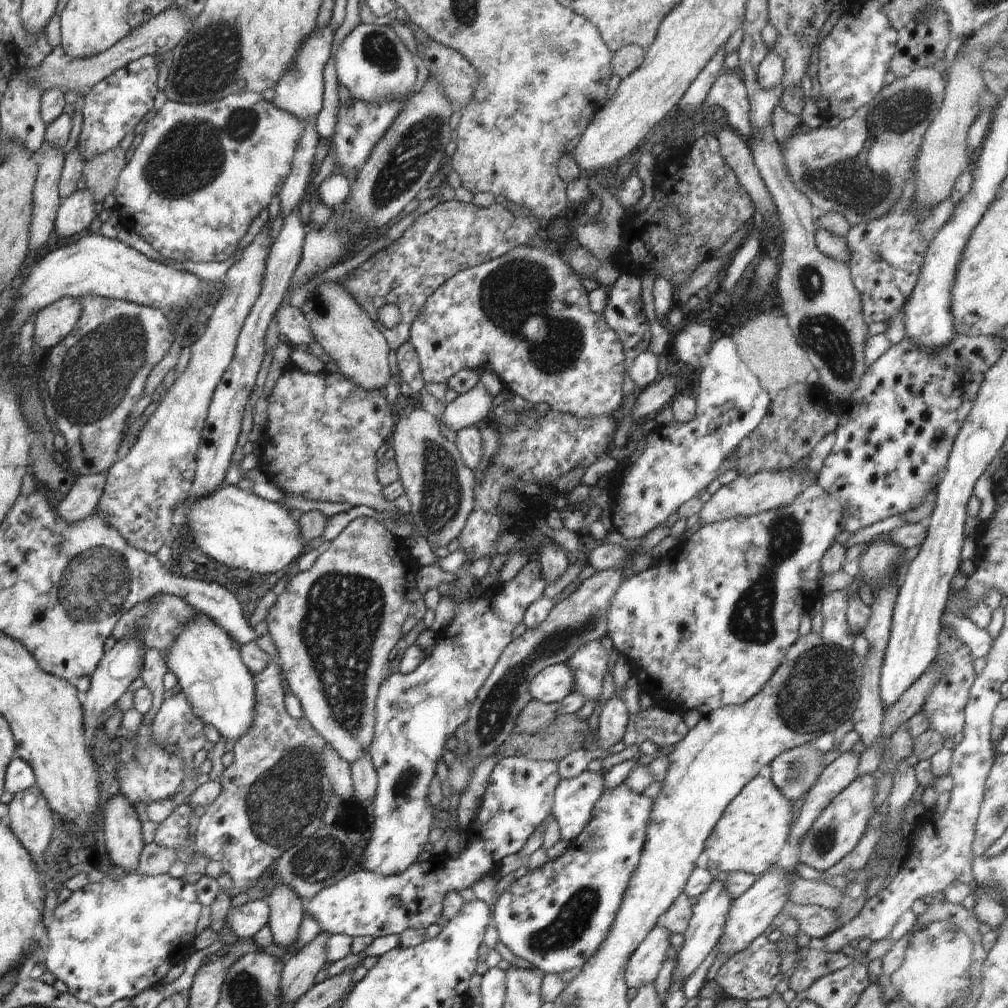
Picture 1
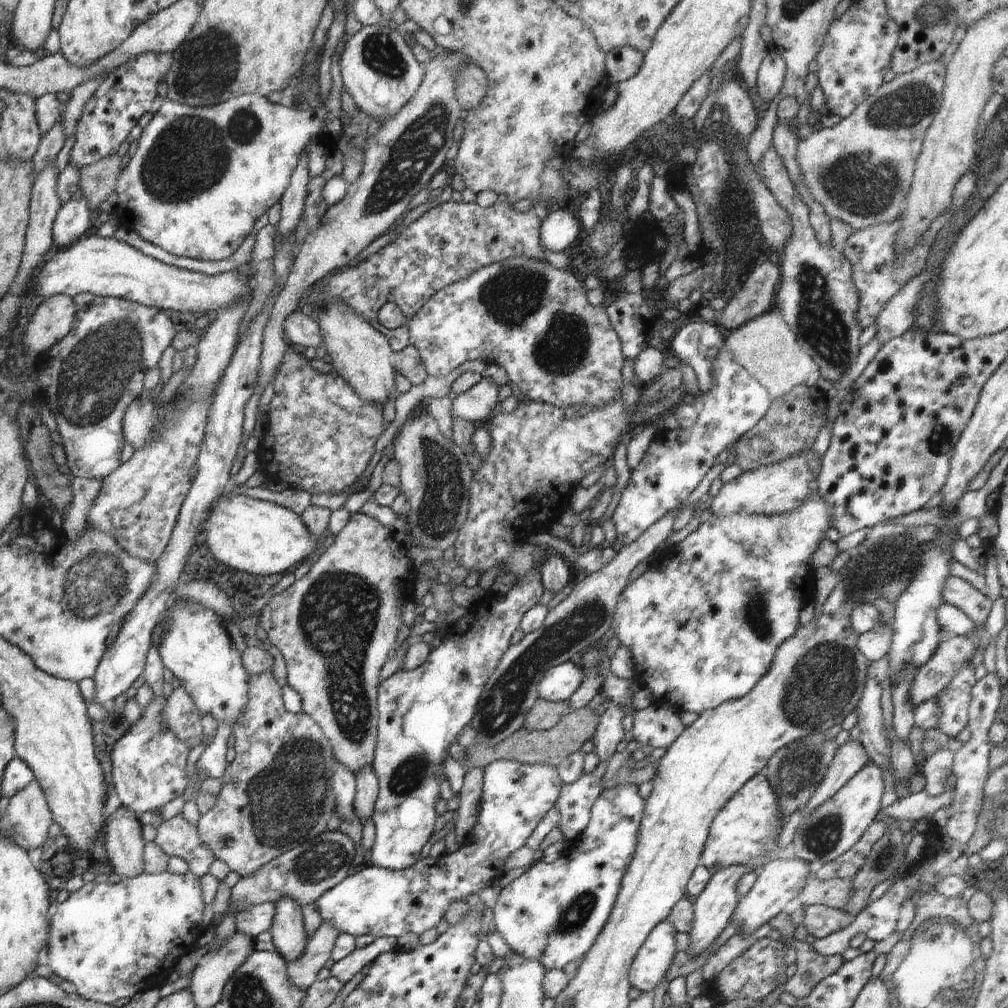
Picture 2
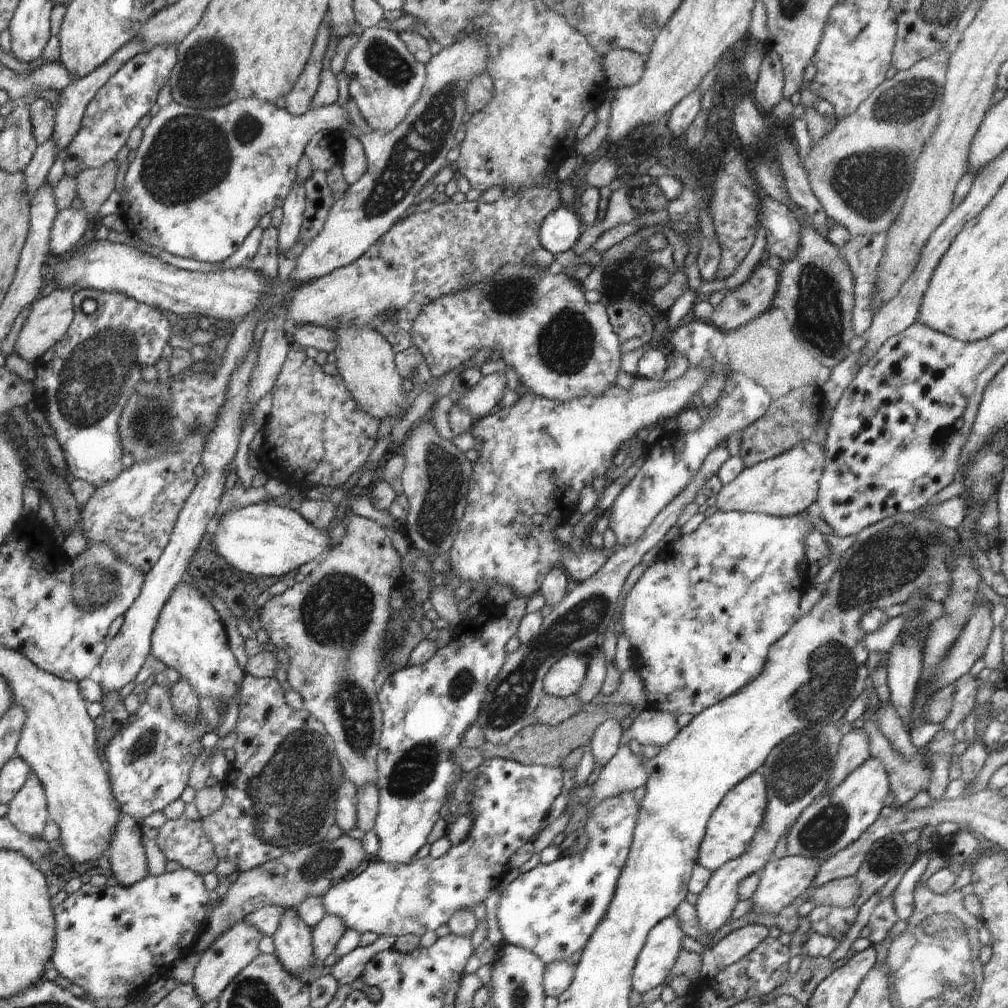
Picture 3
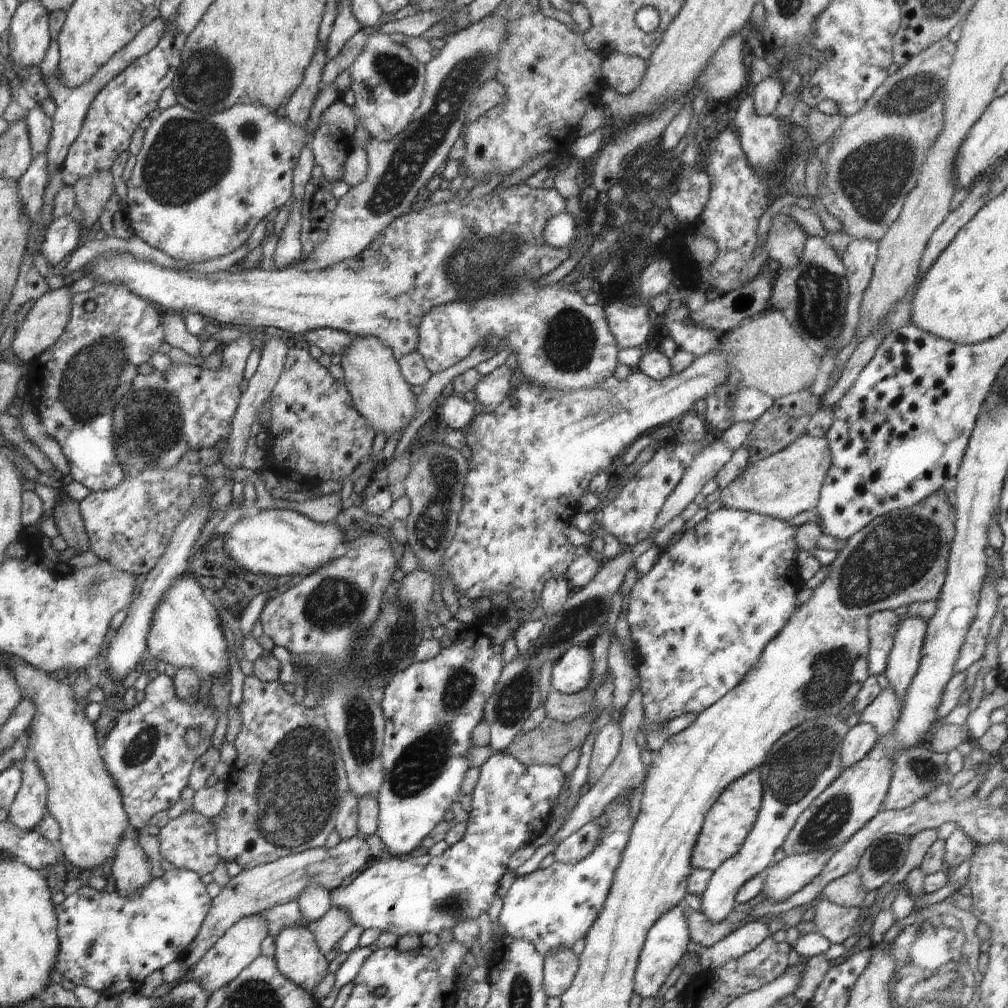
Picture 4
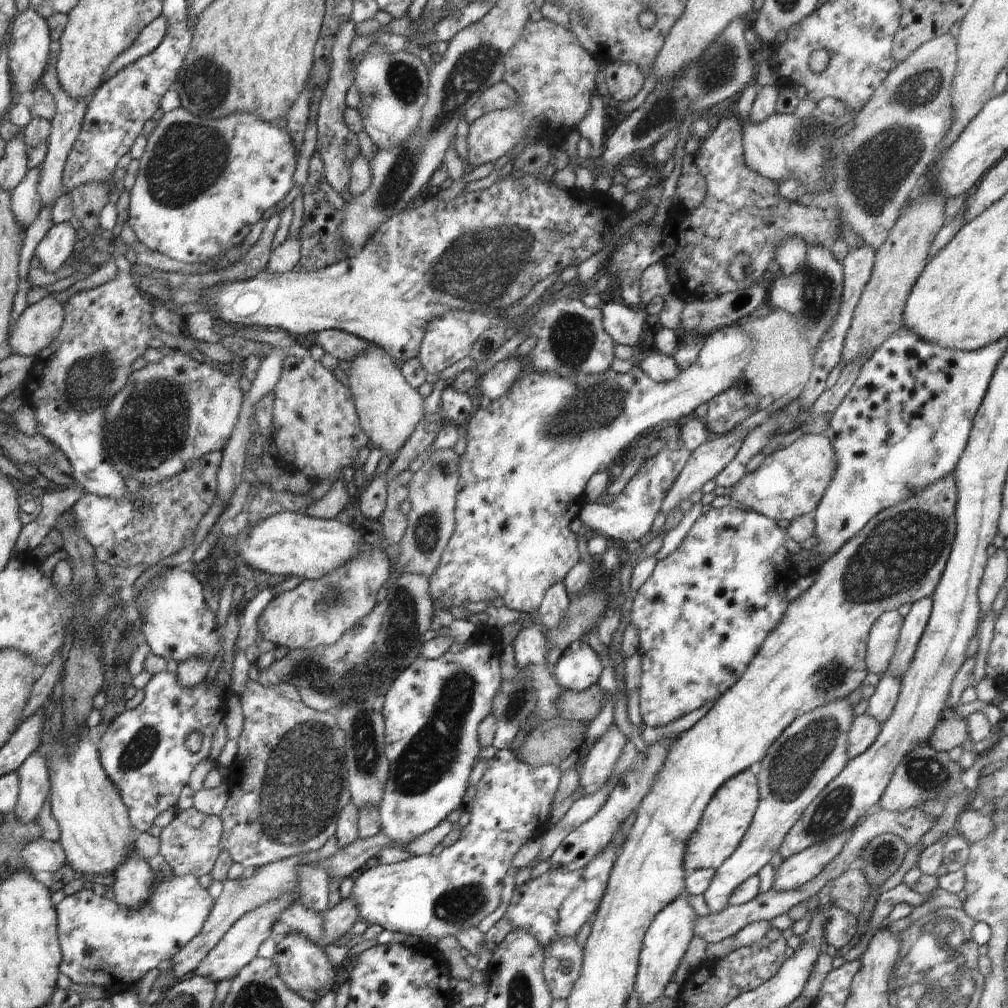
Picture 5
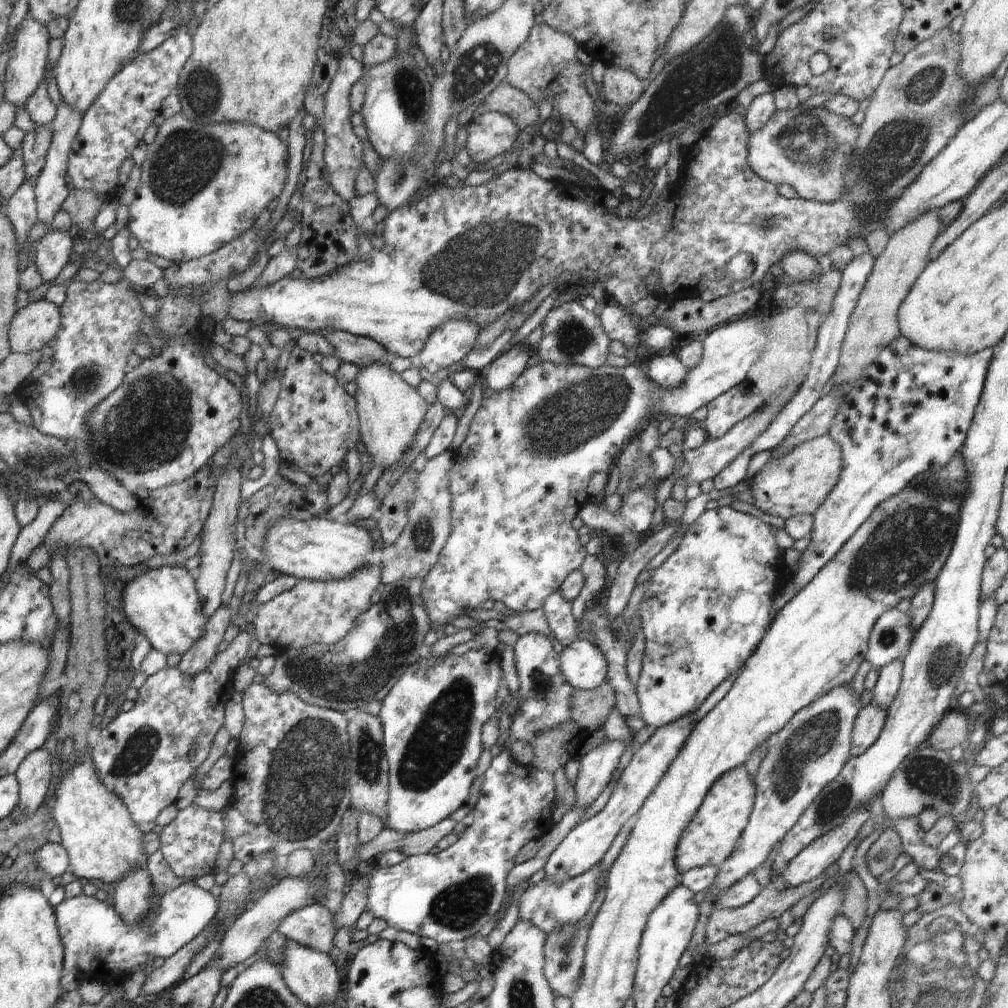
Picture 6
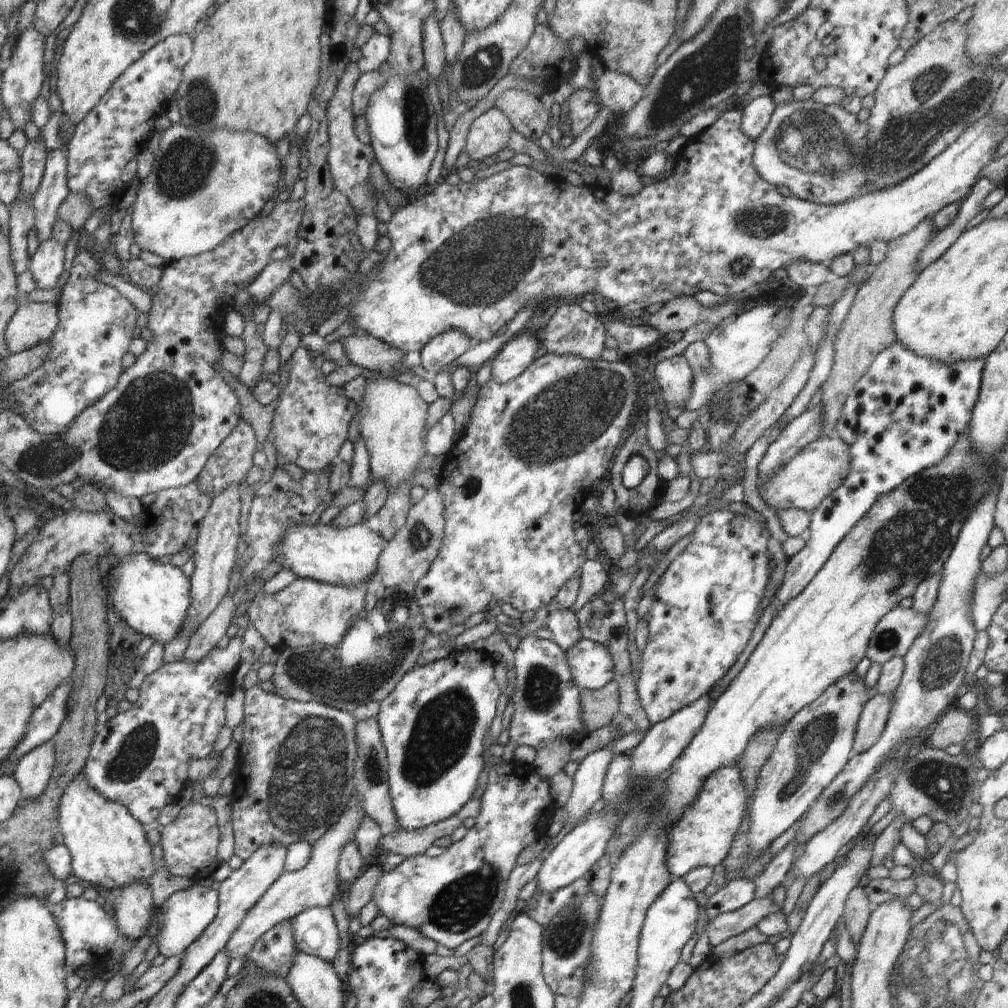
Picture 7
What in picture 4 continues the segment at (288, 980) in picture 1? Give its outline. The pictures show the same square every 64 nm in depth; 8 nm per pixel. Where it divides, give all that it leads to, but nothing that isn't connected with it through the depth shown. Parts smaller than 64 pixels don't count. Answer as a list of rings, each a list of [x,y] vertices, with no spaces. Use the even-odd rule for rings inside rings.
[[[331,907],[320,920],[312,924],[317,948],[322,955],[336,948],[339,941],[352,928],[350,916],[340,908]]]

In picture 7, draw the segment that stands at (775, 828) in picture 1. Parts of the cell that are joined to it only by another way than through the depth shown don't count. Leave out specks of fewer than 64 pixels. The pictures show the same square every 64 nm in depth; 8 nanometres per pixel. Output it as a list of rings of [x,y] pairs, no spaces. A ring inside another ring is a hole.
[[[731,765],[706,778],[696,801],[669,827],[667,868],[673,878],[682,878],[699,867],[715,867],[728,857],[740,824],[749,808],[749,793],[739,767]]]

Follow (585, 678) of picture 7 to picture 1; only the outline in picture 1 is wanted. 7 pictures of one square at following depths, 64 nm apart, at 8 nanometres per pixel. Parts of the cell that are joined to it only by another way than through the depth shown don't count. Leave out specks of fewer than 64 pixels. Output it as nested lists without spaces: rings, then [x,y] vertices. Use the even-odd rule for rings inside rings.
[[[563,663],[544,668],[528,684],[532,699],[546,704],[567,701],[572,695],[572,670]]]

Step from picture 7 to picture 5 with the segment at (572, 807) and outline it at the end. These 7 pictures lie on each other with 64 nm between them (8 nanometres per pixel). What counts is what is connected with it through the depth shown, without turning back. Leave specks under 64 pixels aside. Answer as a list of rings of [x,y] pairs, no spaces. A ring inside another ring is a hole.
[[[612,723],[608,731],[594,743],[580,776],[584,795],[597,792],[609,780],[616,762],[621,758],[626,740],[616,724]]]

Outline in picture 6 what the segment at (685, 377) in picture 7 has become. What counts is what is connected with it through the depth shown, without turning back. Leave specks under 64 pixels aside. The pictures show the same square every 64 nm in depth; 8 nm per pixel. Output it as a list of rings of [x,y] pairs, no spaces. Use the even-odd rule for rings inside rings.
[[[674,355],[654,356],[644,362],[642,366],[652,381],[669,389],[679,386],[689,372],[686,366],[680,363],[680,360]]]

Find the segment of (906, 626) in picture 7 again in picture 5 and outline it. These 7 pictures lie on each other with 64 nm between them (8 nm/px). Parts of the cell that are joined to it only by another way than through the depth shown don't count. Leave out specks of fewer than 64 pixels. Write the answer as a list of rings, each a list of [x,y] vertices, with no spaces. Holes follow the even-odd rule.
[[[897,610],[885,611],[876,618],[867,643],[867,673],[880,676],[888,669],[896,651],[902,622],[903,617]]]

